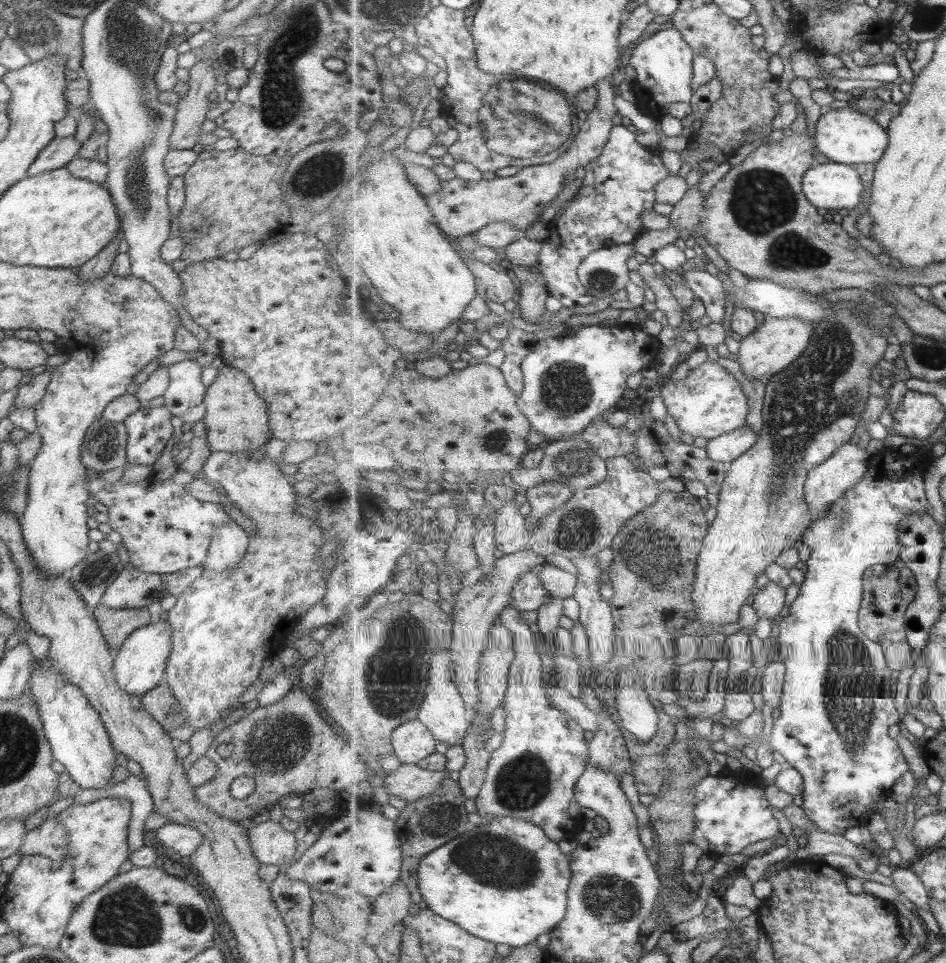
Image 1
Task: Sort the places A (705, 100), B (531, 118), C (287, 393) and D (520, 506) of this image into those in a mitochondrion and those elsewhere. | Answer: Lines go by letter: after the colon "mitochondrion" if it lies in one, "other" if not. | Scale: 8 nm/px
A: other
B: mitochondrion
C: mitochondrion
D: other

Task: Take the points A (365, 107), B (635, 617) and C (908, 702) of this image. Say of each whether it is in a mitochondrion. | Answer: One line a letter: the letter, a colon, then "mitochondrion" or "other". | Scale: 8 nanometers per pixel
A: other
B: other
C: other

